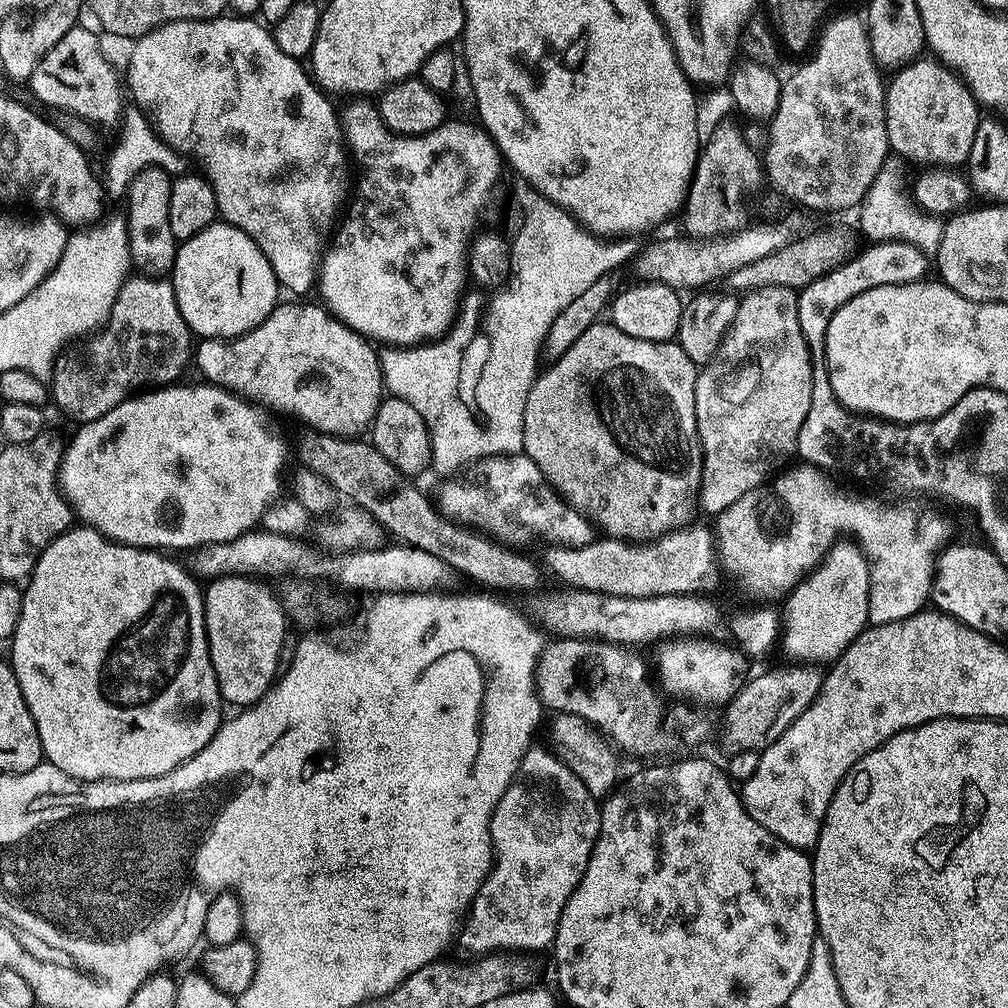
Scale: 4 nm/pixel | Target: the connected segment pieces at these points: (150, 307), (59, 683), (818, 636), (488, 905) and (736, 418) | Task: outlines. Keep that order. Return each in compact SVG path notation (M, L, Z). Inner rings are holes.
M132 274L118 290L118 298L103 327L79 342L69 343L56 357L50 377L50 396L54 404L56 400L57 406L75 422L97 420L137 390L179 381L193 356L194 333L178 310L171 279L156 274Z
M73 526L68 531L63 532L61 536L49 542L46 550L42 550L36 565L32 567L31 576L27 577L26 585L28 584L28 588L23 589L24 601L18 618L18 626L10 641L10 647L12 647L10 663L14 674L18 678L22 698L26 698L26 706L30 706L30 714L34 714L34 726L38 726L38 738L42 742L44 760L49 764L58 766L58 770L70 774L76 780L141 780L142 778L161 776L170 770L174 770L194 754L198 754L198 750L202 750L202 746L206 746L206 742L210 742L210 738L214 738L214 734L220 729L222 701L218 690L218 682L214 678L214 666L210 662L210 654L208 653L208 639L206 638L206 626L204 625L204 594L201 585L196 585L198 583L197 577L185 565L184 569L182 565L175 564L168 556L171 555L161 554L151 548L132 548L128 544L117 544L115 540L109 540L108 537L103 536L100 532L95 532L94 529L87 526Z
M859 543L833 544L831 550L824 555L824 559L787 593L788 616L783 617L782 624L786 631L782 636L782 644L804 662L835 662L840 655L855 642L856 637L869 627L868 607L870 606L871 574L868 557Z
M532 746L529 748L528 753L522 758L519 770L516 772L516 779L512 781L512 785L506 790L506 794L502 794L498 806L492 811L492 819L488 826L489 836L492 839L492 870L484 879L484 884L478 890L476 897L473 898L466 912L466 919L458 932L458 942L460 938L460 944L466 951L536 952L539 948L546 947L547 944L549 947L555 941L556 931L562 918L562 910L566 906L570 894L574 894L574 890L590 862L596 840L600 837L600 809L601 805L590 794L590 790L586 790L586 786L582 786L582 778L578 778L578 774L574 774L574 770L565 766L564 761L551 747L538 748L538 746Z
M775 287L760 288L745 295L745 300L736 305L736 317L715 361L717 376L701 375L697 379L694 410L704 457L698 508L709 512L712 518L719 517L738 498L755 493L759 484L766 483L768 476L769 480L775 477L789 463L787 460L796 456L798 430L806 422L812 393L812 363L798 326L796 297L791 288Z

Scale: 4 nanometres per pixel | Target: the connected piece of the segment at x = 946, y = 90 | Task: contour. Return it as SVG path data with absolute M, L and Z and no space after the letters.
M935 58L924 59L905 64L893 75L896 77L892 81L887 81L884 94L888 146L902 159L924 164L920 166L952 170L967 165L982 112L976 97L951 68Z

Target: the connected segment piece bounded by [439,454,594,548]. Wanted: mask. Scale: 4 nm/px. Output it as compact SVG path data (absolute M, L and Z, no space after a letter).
M517 454L511 458L492 458L483 468L484 484L452 484L448 492L441 494L439 503L442 508L444 503L443 511L455 521L510 520L506 522L511 522L529 533L537 532L538 535L545 536L548 542L565 544L568 548L586 546L594 539L592 521L572 507L552 487L529 456Z

